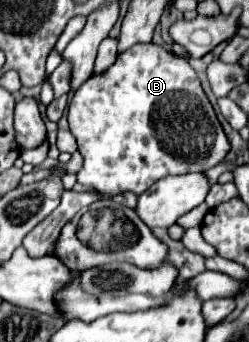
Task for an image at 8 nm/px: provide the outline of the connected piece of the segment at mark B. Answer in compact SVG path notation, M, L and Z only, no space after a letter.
M154 42L138 44L132 50L118 54L116 62L106 72L90 76L72 96L68 124L84 158L84 164L78 172L78 182L110 196L122 194L126 190L142 194L156 180L168 174L204 172L222 162L230 150L226 134L214 114L214 108L202 92L194 68L186 58L176 56Z

